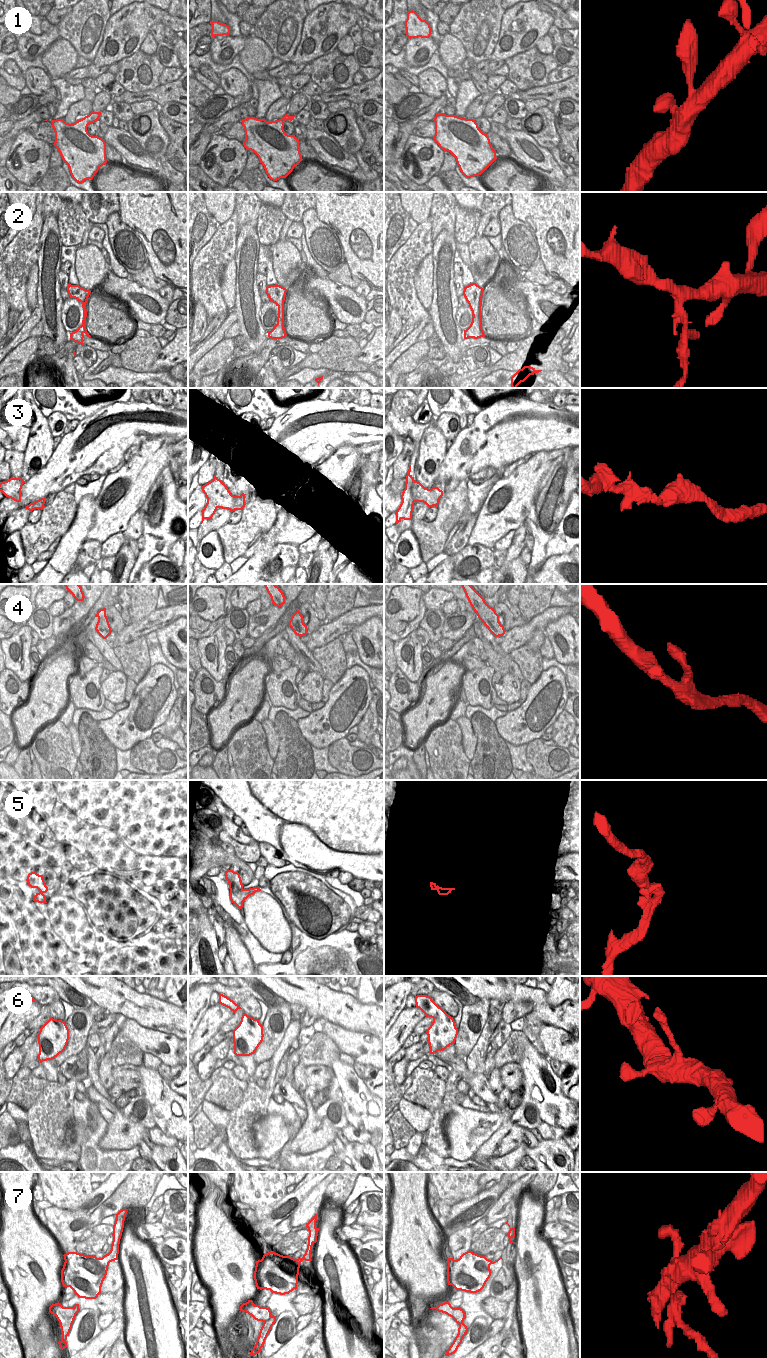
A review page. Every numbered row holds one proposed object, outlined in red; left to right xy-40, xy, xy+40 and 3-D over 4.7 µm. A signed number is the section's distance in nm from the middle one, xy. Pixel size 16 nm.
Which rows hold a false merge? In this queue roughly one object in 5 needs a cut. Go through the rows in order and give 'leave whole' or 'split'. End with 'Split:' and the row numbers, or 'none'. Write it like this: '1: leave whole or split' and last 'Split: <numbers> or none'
1: leave whole
2: split
3: leave whole
4: leave whole
5: leave whole
6: leave whole
7: split
Split: 2, 7

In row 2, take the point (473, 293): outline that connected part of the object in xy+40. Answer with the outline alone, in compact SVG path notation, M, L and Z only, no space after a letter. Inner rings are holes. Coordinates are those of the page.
M476 283L464 287L463 295L469 304L472 315L477 319L477 324L482 324L481 306L484 288Z

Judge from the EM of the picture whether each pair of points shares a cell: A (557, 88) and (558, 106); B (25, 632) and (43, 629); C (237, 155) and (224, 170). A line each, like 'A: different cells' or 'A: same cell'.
A: different cells
B: different cells
C: same cell

